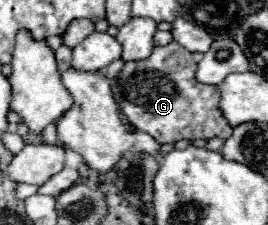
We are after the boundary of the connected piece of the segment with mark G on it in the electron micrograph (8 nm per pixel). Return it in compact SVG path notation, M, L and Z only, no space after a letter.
M171 42L167 46L155 46L151 56L145 60L137 62L125 62L123 70L119 72L119 86L121 86L121 104L119 108L123 110L125 118L129 124L149 136L153 136L159 144L167 142L177 142L177 140L201 140L201 138L223 138L227 140L233 132L229 122L225 120L221 112L221 88L219 86L205 86L199 84L195 78L197 64L193 62L191 54L181 48L181 44Z

